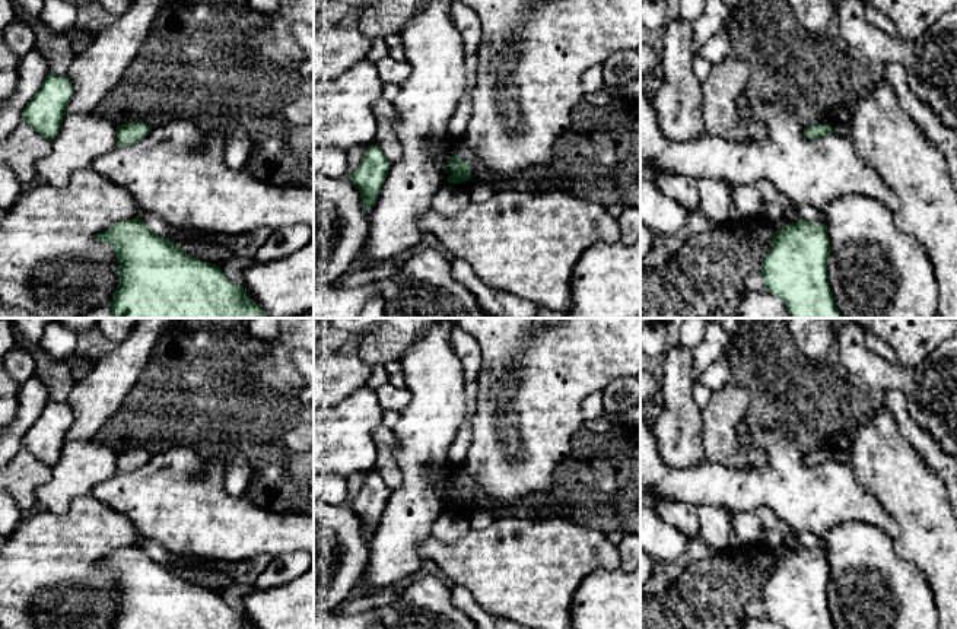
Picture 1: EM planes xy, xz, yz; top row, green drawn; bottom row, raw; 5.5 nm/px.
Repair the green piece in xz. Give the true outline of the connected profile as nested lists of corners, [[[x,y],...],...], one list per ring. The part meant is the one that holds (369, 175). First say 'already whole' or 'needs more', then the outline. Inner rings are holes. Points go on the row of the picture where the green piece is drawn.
already whole | [[[376,144],[369,146],[350,177],[352,184],[362,196],[365,213],[376,204],[378,194],[388,171],[390,162],[384,152]]]

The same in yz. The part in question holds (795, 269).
already whole | [[[798,220],[776,232],[770,250],[762,261],[766,292],[785,302],[789,318],[843,318],[837,309],[827,276],[830,239],[827,228],[818,222]]]

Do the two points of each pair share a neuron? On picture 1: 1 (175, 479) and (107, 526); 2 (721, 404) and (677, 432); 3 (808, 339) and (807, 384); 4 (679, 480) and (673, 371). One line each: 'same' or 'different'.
1: different
2: different
3: different
4: different

